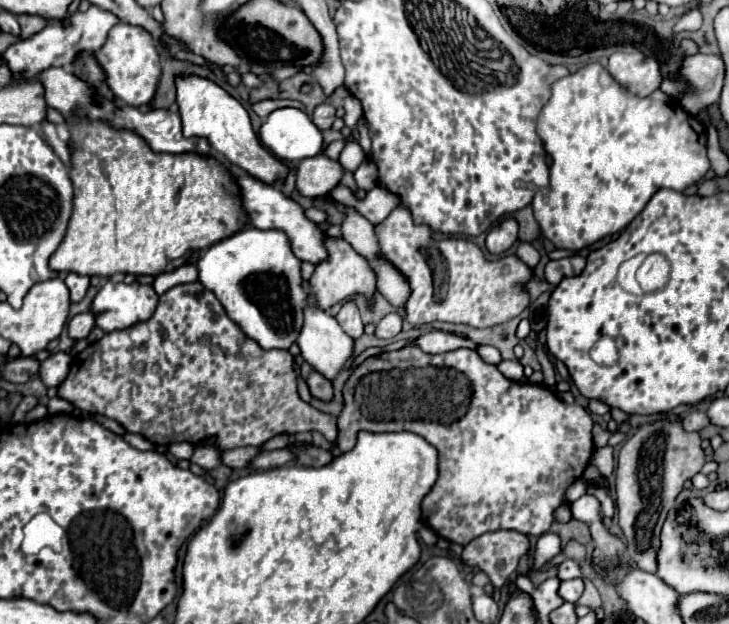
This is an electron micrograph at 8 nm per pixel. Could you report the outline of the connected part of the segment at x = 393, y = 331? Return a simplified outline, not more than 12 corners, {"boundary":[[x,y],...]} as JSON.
{"boundary":[[390,313],[376,325],[374,335],[392,339],[402,331],[404,319]]}

